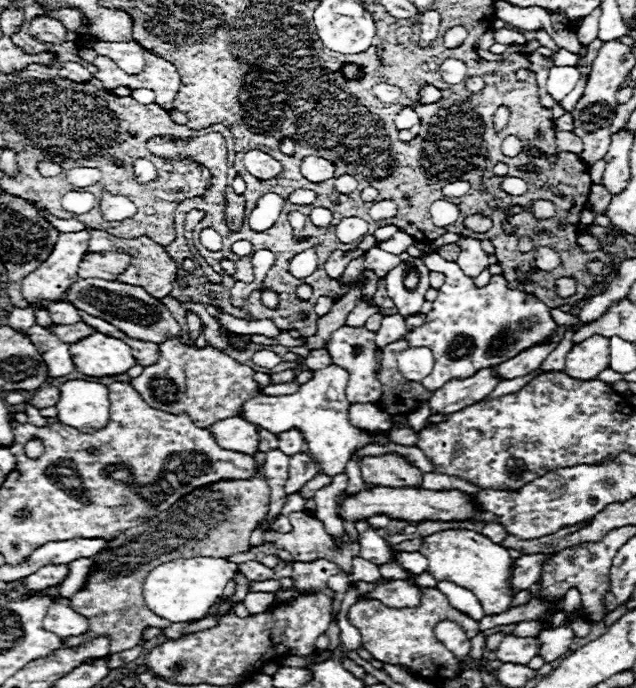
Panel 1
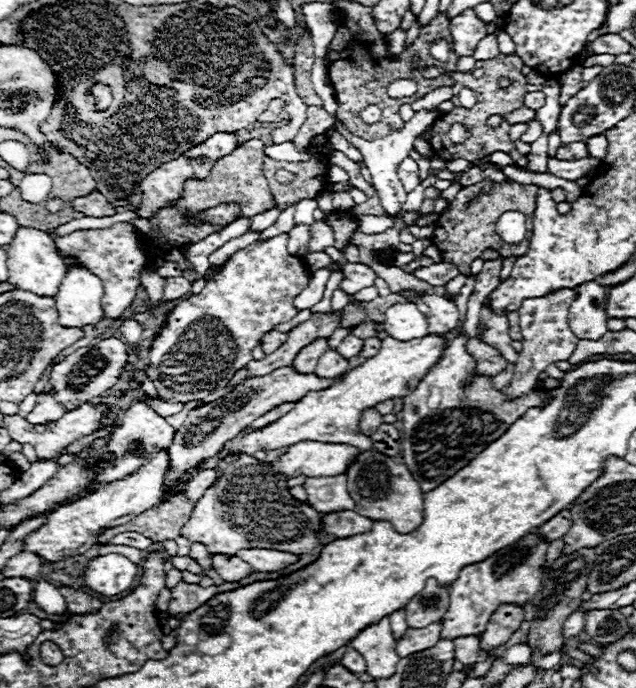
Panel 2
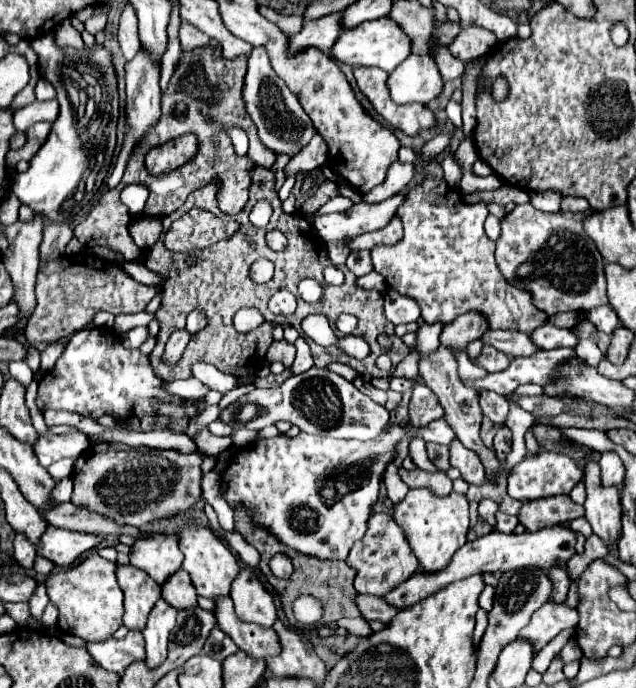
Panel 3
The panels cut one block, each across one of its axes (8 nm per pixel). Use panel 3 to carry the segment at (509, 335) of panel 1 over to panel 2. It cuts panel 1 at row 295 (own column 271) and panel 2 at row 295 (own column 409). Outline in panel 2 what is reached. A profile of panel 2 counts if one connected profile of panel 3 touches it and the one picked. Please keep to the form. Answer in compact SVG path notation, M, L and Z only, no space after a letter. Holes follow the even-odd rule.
M424 294L418 298L416 306L420 308L420 312L424 312L424 316L428 320L428 332L430 334L442 334L442 332L454 330L460 322L460 314L458 314L454 300Z

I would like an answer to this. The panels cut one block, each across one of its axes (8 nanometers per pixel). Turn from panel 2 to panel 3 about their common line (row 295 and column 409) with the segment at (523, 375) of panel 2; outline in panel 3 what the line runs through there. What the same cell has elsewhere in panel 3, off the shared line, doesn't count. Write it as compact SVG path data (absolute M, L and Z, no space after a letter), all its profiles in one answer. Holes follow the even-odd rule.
M374 514L368 520L368 530L364 538L354 544L350 550L346 564L356 570L354 576L354 588L360 594L372 594L372 596L386 596L396 586L400 586L404 580L408 580L418 570L418 560L414 560L414 554L410 552L410 546L406 544L406 538L402 536L402 530L398 524L394 524L390 514Z

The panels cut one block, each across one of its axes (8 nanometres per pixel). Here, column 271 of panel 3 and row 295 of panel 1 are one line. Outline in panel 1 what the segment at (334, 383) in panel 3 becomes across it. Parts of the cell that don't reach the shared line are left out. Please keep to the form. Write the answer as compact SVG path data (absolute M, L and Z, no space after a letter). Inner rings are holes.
M410 258L410 262L402 262L400 266L396 266L394 270L390 270L386 274L386 292L388 292L388 298L392 298L396 310L398 310L398 314L402 318L420 314L420 308L424 304L424 294L430 288L428 274L430 274L428 268L418 258ZM410 268L414 268L418 272L418 276L420 276L420 284L418 284L416 290L408 290L402 284L402 280L404 280L404 276L406 276L406 272Z

